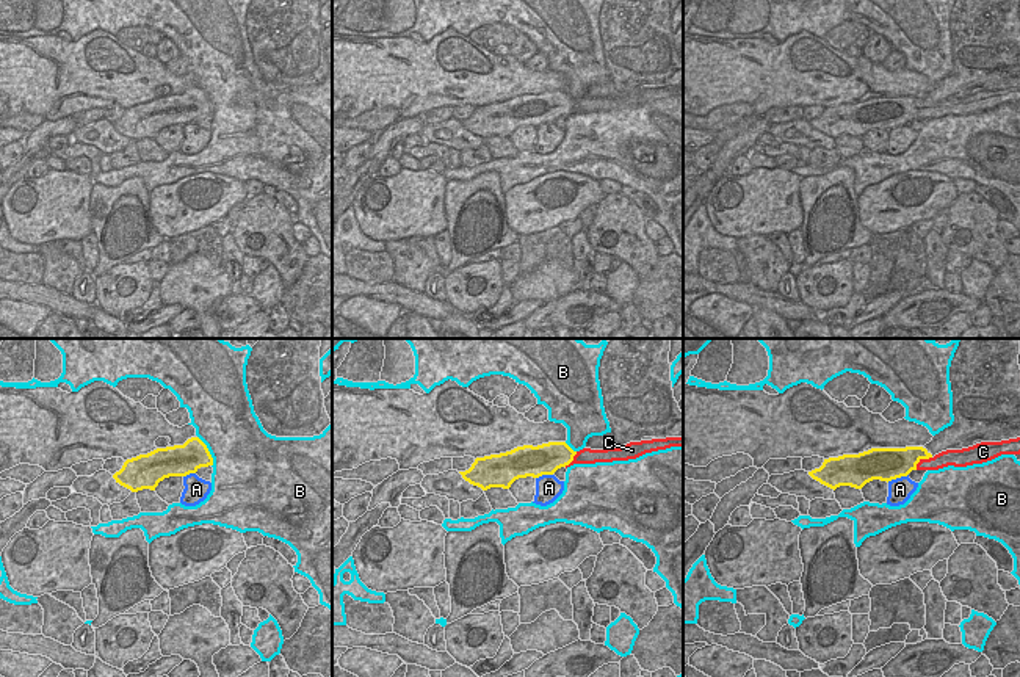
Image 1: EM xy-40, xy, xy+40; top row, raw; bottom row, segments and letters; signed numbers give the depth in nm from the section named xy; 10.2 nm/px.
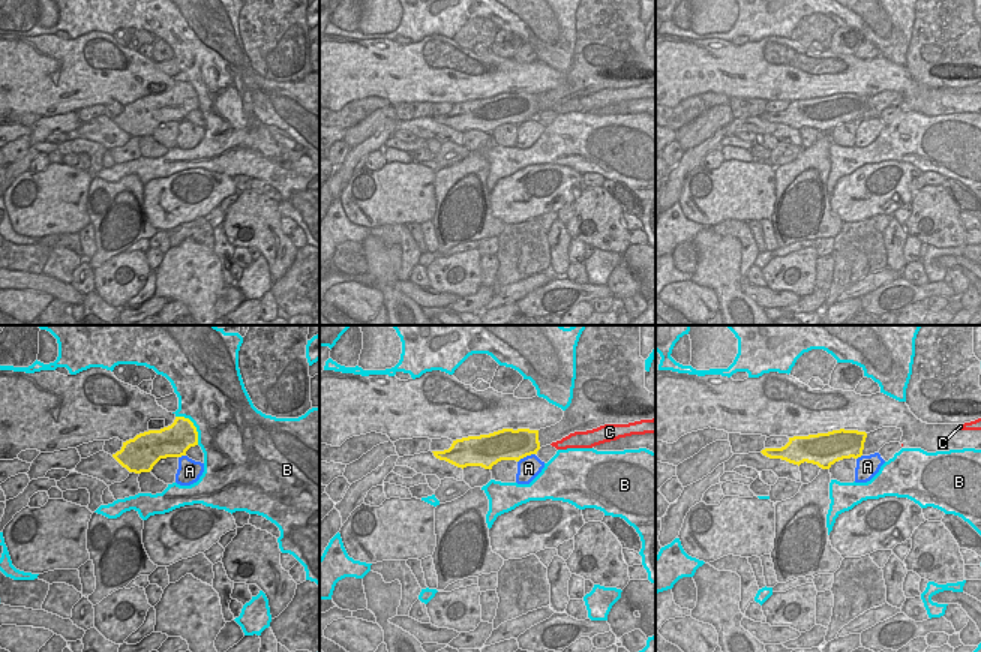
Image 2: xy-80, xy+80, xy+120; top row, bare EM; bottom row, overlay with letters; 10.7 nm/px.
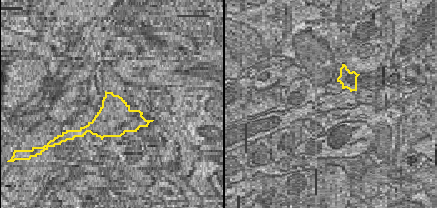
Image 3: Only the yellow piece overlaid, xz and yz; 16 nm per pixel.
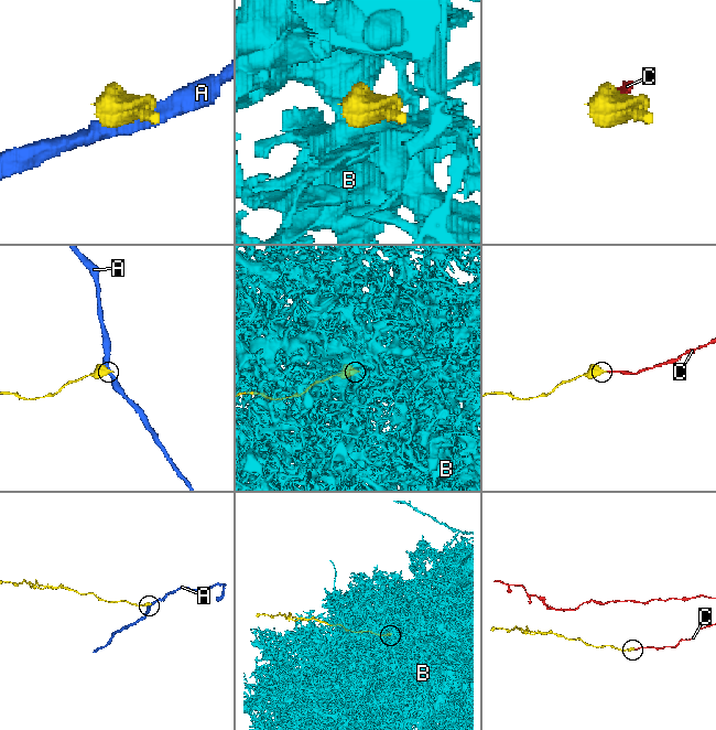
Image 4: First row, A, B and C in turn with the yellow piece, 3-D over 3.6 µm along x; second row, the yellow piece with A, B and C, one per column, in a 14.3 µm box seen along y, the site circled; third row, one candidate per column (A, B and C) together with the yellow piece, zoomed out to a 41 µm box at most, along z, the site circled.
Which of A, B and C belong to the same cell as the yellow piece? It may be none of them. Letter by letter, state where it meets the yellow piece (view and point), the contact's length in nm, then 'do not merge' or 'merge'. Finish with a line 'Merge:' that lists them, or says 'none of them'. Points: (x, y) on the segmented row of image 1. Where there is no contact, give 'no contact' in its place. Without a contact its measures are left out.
A: meets yellow in xy+40 at (897, 477); contact 240 nm long; do not merge
B: meets yellow in xy-40 at (209, 452); contact 360 nm long; do not merge
C: meets yellow in xy+40 at (922, 458); contact 220 nm long; merge
Merge: C

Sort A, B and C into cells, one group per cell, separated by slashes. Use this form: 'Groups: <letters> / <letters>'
Groups: A / B / C.

